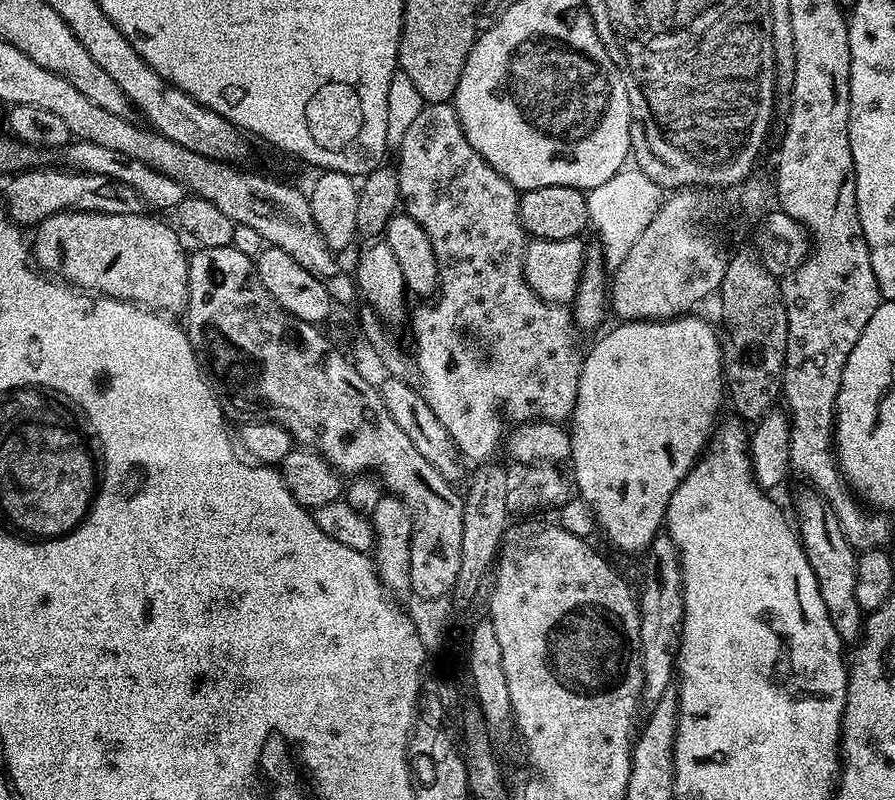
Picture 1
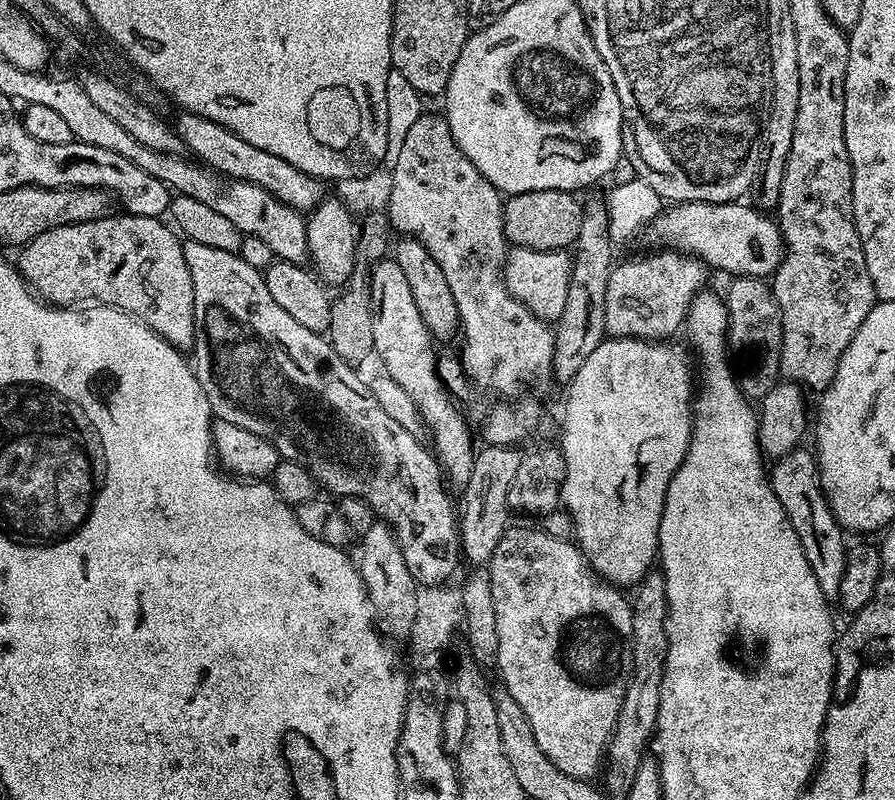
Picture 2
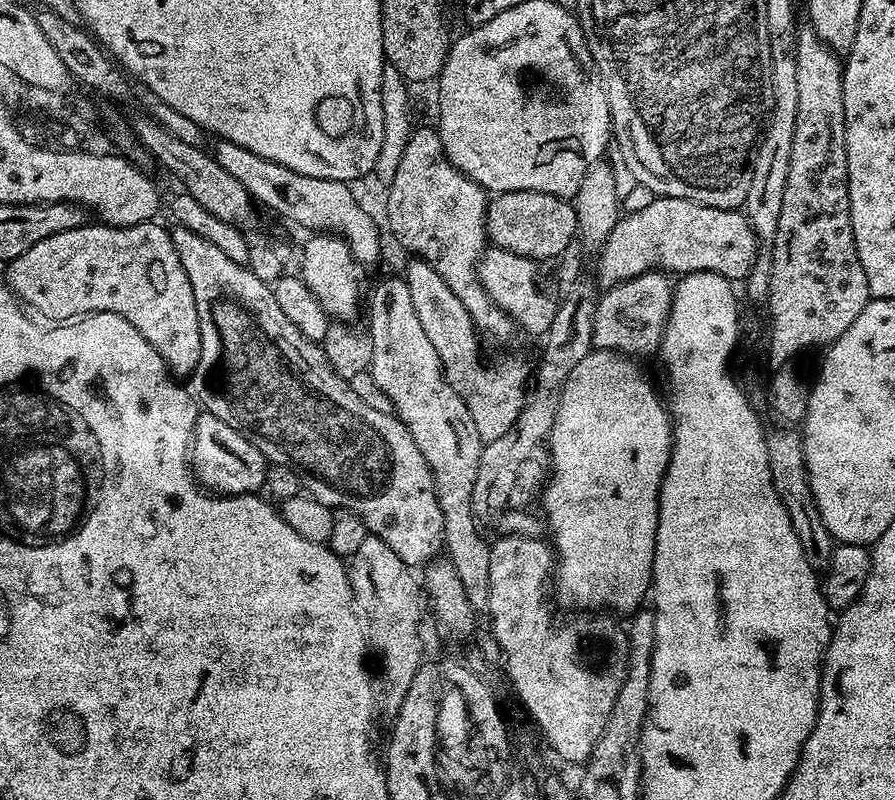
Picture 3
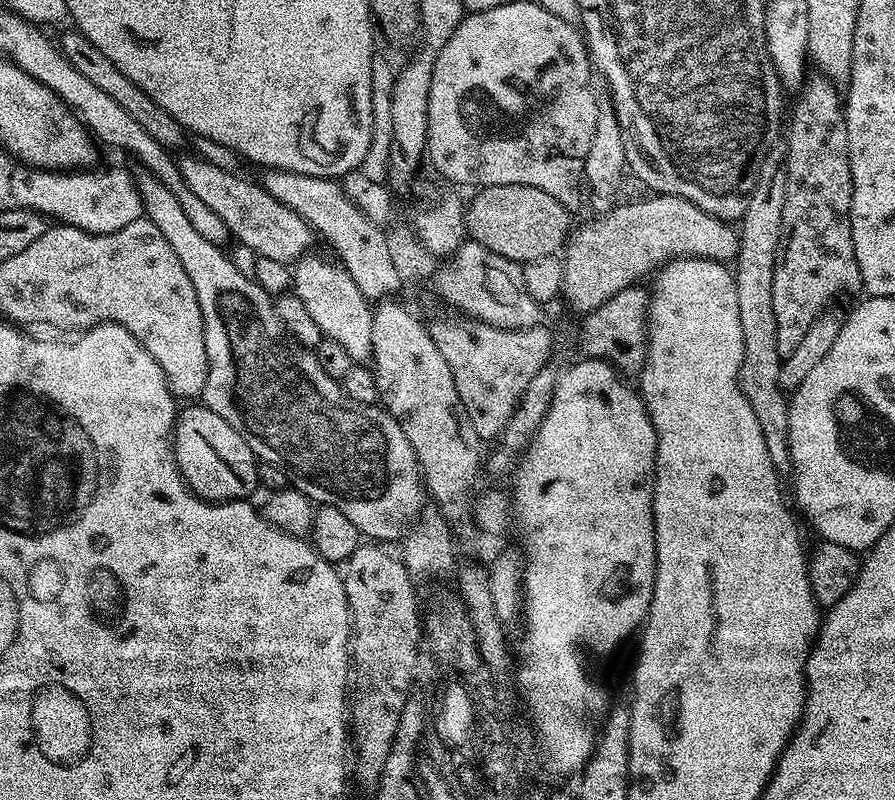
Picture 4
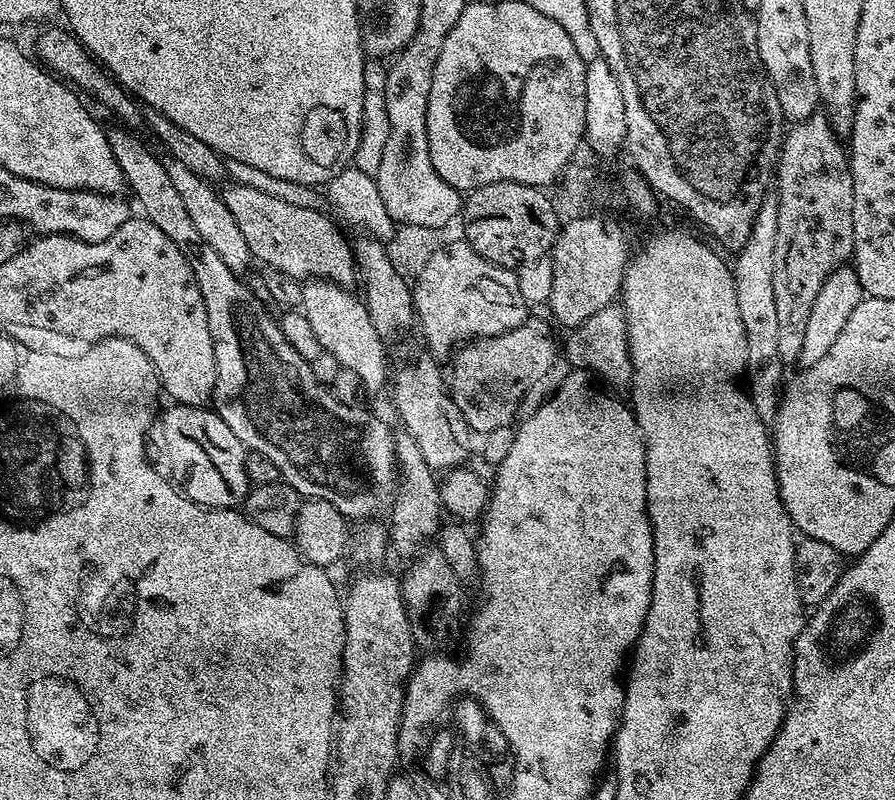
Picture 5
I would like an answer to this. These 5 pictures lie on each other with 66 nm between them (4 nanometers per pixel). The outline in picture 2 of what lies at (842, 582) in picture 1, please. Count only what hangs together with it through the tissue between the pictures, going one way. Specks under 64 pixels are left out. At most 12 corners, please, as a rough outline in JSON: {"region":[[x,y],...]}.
{"region":[[804,446],[770,479],[822,594],[839,597],[849,545]]}

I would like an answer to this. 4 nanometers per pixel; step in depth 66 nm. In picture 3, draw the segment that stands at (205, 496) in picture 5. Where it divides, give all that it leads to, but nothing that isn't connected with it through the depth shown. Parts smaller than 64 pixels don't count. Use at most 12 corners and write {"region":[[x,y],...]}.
{"region":[[196,417],[190,464],[209,493],[250,496],[269,460],[234,426]]}

